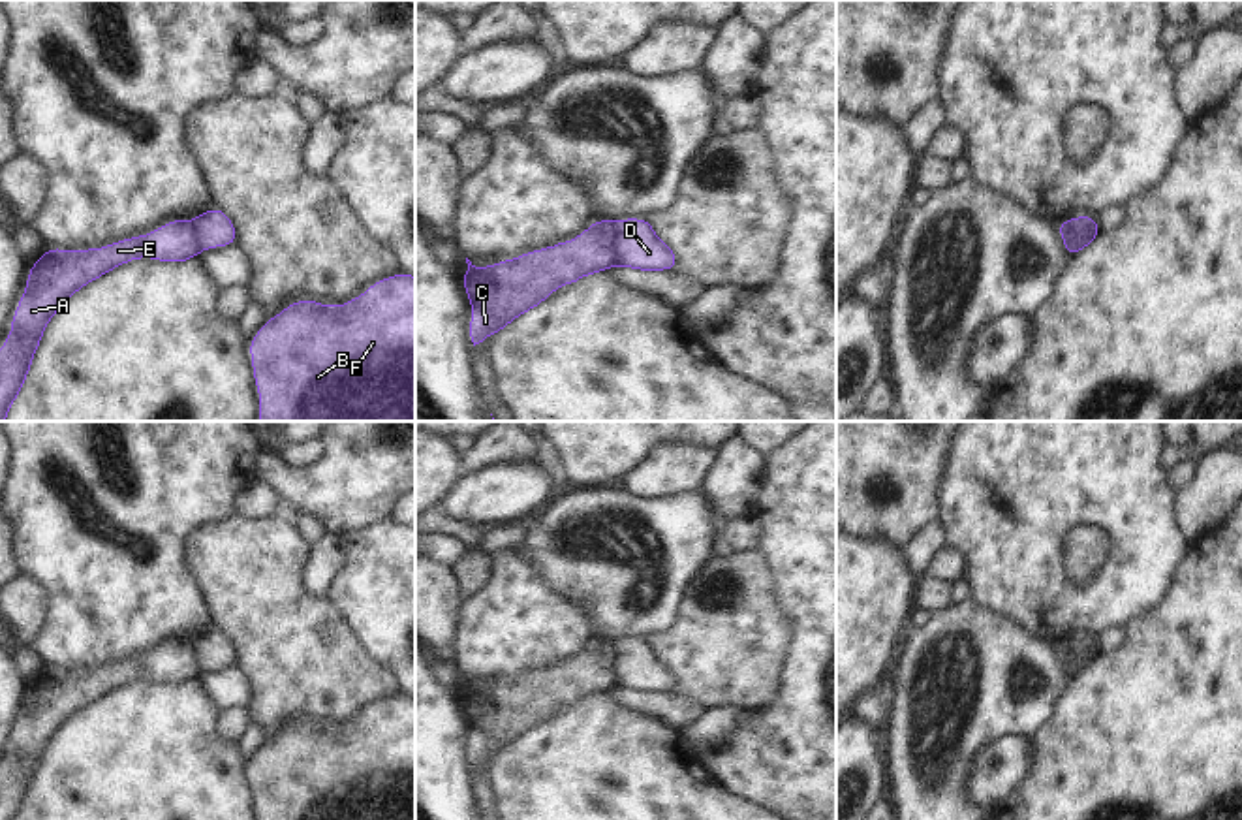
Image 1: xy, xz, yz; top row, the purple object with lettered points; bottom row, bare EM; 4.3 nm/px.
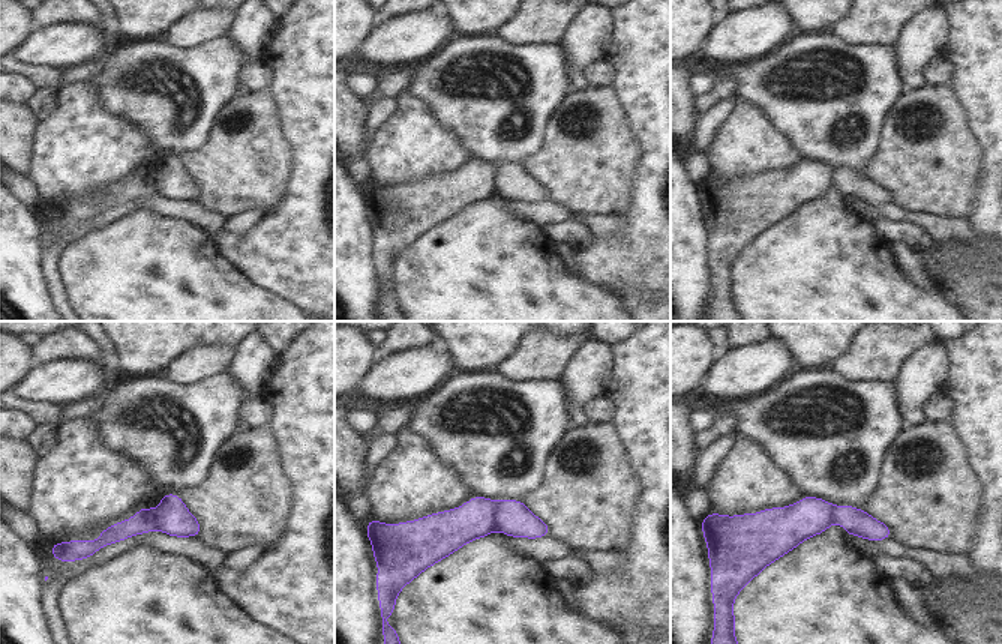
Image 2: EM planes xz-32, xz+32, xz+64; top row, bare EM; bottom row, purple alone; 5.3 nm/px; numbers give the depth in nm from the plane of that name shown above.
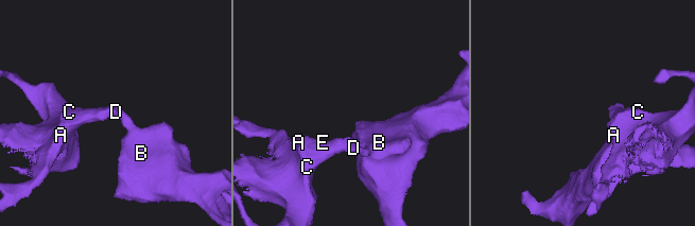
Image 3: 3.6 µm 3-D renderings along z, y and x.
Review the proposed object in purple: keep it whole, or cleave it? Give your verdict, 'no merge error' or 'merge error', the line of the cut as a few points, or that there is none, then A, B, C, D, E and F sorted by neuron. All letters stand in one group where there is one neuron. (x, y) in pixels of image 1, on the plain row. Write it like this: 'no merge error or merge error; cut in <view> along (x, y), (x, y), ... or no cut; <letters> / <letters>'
merge error; cut in xz along (615, 644), (619, 685); A C E / B D F

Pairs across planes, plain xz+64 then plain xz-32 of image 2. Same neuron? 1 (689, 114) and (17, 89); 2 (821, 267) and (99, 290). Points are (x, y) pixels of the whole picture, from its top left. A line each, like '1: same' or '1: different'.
1: different
2: same

